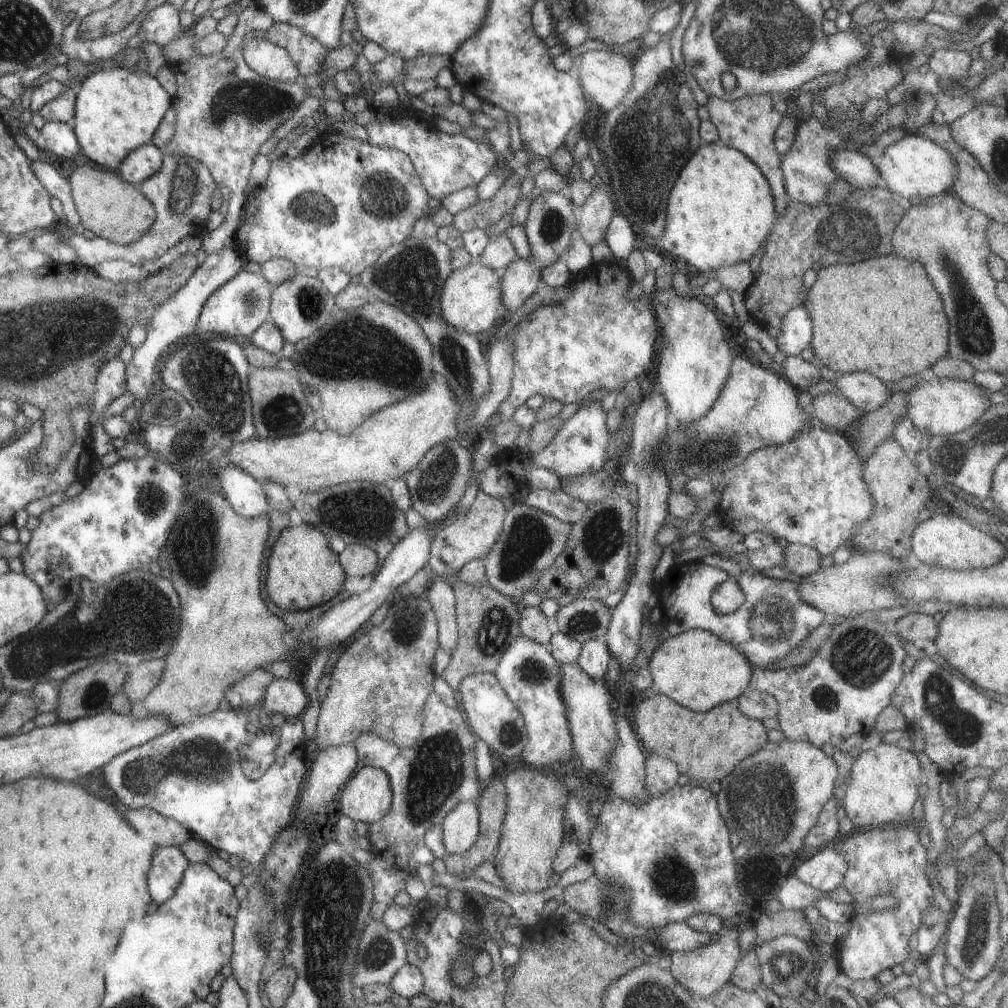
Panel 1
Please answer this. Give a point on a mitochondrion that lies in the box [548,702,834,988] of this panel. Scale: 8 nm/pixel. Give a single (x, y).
(764, 795)

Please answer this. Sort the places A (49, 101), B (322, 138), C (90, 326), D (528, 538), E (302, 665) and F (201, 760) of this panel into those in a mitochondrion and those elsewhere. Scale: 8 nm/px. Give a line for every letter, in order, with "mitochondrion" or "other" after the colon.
A: other
B: other
C: mitochondrion
D: mitochondrion
E: other
F: mitochondrion

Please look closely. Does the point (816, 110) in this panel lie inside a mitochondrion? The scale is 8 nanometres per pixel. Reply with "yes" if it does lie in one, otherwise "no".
no

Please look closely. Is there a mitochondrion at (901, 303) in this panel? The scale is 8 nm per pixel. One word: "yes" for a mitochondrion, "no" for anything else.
no

